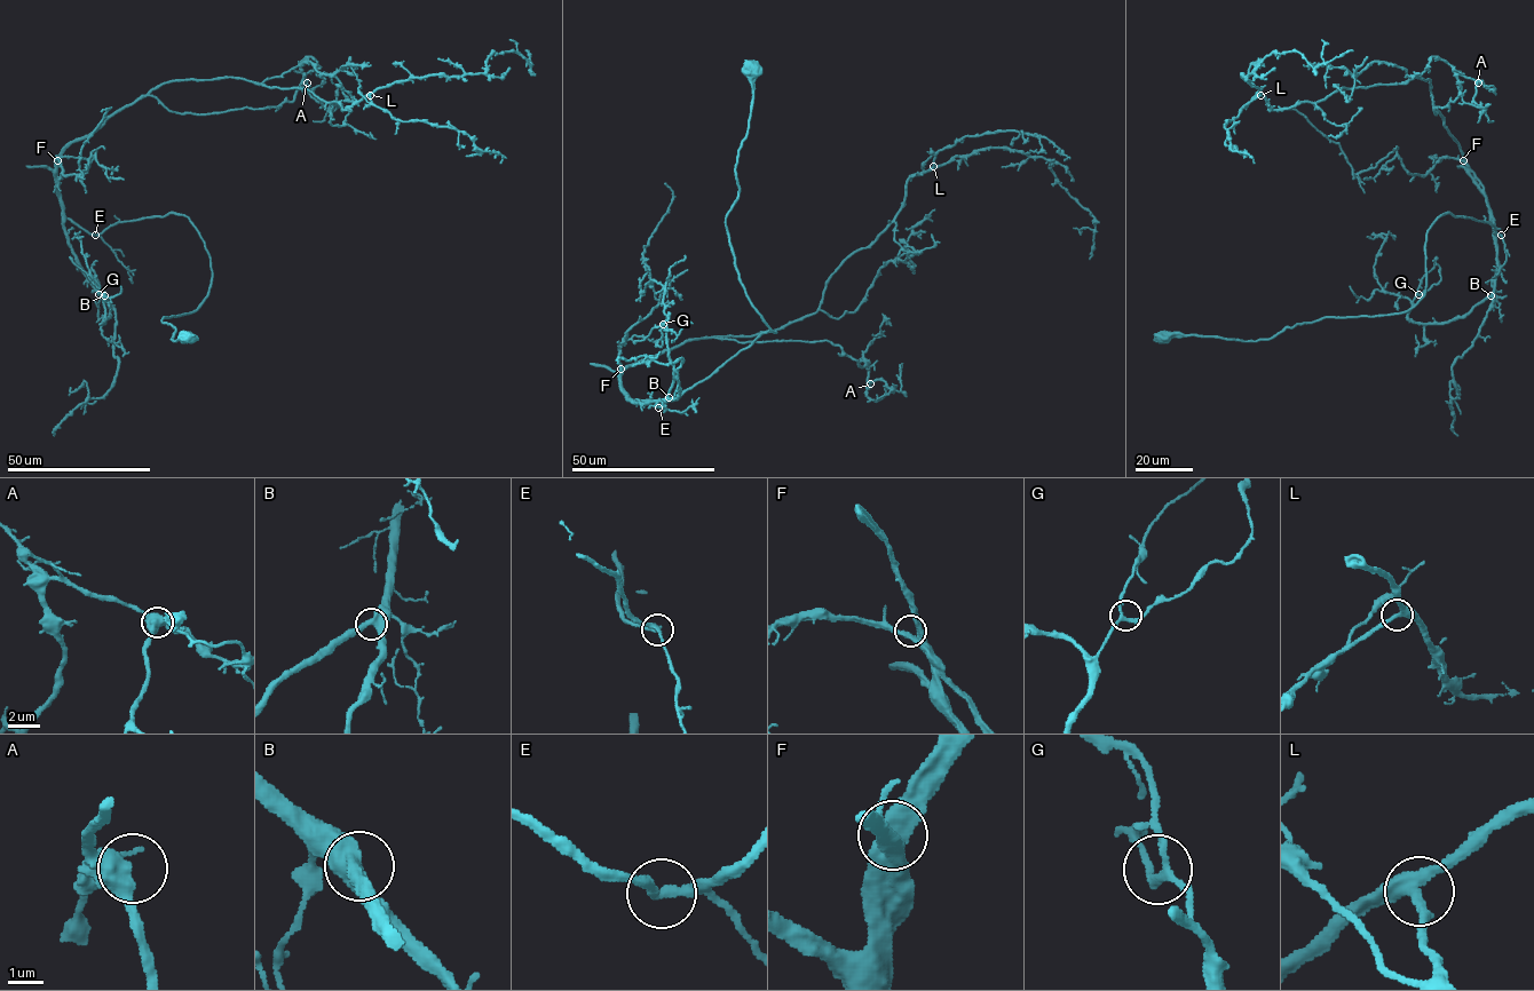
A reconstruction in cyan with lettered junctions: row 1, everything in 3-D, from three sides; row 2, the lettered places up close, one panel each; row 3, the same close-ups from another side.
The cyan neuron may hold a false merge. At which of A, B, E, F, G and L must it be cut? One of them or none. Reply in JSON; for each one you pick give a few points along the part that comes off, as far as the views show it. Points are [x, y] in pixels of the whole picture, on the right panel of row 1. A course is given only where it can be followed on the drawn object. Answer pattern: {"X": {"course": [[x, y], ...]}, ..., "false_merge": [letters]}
{"false_merge": []}

